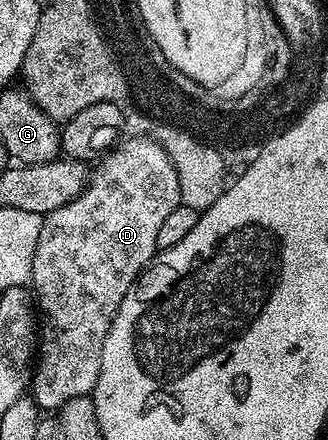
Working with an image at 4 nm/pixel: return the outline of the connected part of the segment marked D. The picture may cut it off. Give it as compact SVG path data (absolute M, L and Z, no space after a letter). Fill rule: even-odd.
M152 138L124 139L122 143L112 148L98 161L97 167L99 169L96 172L94 169L90 173L87 186L77 199L47 213L43 217L41 238L37 242L37 250L34 254L30 287L33 289L34 299L37 301L37 312L41 317L41 331L37 336L37 363L33 368L29 392L35 403L43 410L47 410L47 408L58 410L62 408L65 402L69 402L73 398L91 396L94 393L99 371L101 370L101 350L105 346L105 334L109 334L109 326L113 322L125 298L125 294L130 290L131 285L139 279L139 273L156 259L158 249L157 234L160 233L160 227L164 225L165 218L169 217L169 214L172 214L173 210L180 206L177 170L173 166L169 154L165 154L163 147Z

